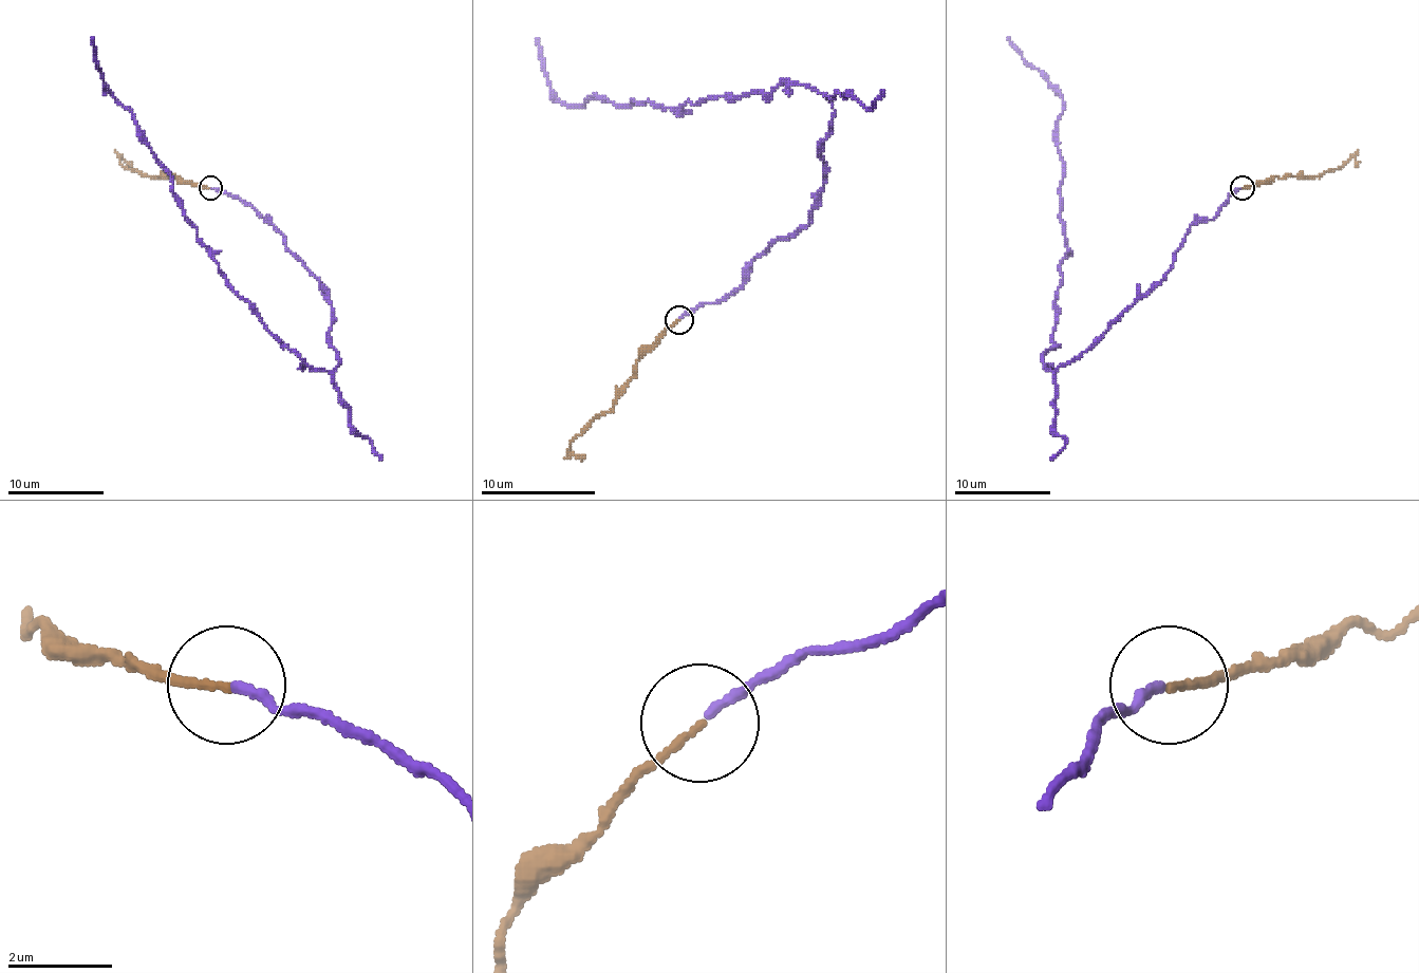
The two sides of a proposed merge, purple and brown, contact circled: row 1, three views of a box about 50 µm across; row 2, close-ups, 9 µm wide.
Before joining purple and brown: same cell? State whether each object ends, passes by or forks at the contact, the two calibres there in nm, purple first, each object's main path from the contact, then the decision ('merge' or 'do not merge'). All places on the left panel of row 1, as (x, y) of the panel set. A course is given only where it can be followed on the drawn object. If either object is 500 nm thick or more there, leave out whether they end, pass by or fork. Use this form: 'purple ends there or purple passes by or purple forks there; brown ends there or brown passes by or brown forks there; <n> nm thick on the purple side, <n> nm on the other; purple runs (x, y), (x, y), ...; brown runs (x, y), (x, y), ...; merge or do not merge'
purple ends there; brown ends there; 190 nm thick on the purple side, 140 nm on the other; purple runs (211, 188), (238, 195), (319, 279), (340, 361), (329, 371), (310, 369), (232, 289), (103, 80), (91, 37); brown runs (211, 188), (185, 184), (178, 176), (151, 176), (132, 171), (119, 162), (123, 157), (132, 167); merge

